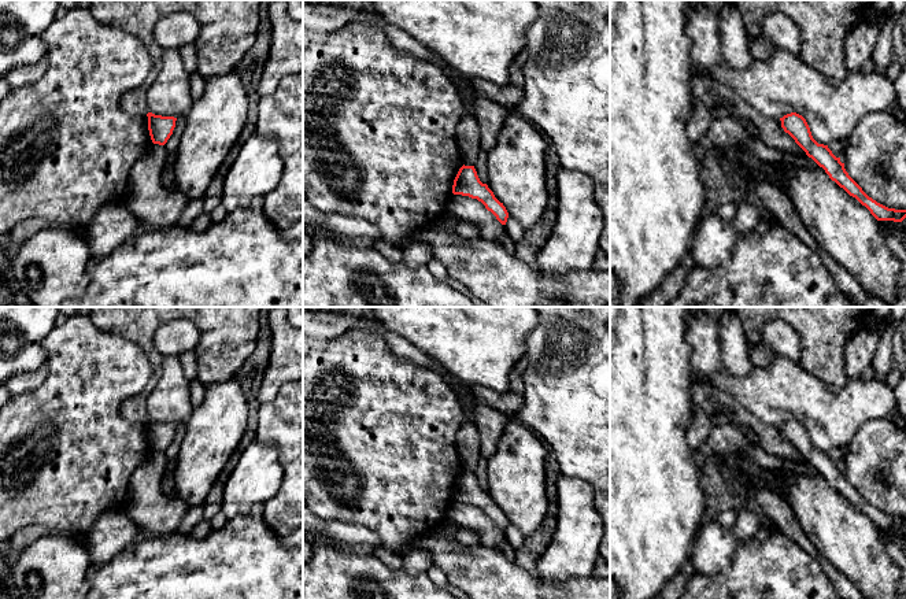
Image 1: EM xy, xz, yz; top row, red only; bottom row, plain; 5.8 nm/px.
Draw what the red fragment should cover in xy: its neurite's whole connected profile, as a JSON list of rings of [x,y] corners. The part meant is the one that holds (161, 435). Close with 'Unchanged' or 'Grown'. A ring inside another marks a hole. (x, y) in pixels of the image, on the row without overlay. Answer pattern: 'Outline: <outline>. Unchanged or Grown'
Outline: [[[152,419],[148,424],[148,437],[154,451],[164,452],[175,435],[177,425],[162,424]]]. Unchanged

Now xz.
Outline: [[[462,473],[454,487],[454,502],[469,503],[481,509],[496,526],[506,532],[509,519],[503,510],[500,510],[487,491],[482,491],[477,482],[474,473]]]. Unchanged

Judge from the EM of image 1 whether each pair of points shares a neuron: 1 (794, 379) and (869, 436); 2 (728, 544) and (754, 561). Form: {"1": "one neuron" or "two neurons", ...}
{"1": "two neurons", "2": "two neurons"}

